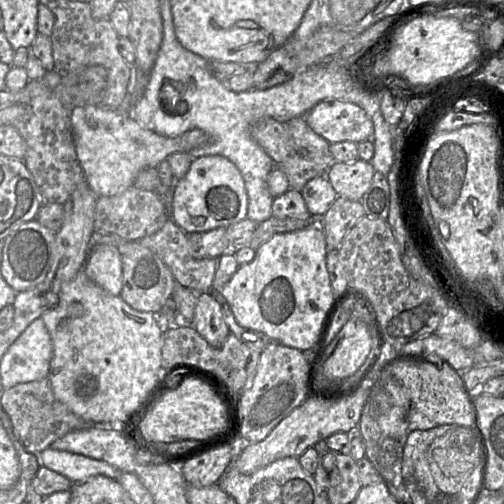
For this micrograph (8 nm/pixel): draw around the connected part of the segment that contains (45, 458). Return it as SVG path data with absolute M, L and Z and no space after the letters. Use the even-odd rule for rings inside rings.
M51 447L40 453L41 466L67 477L73 484L83 483L98 475L117 480L123 473L107 462Z

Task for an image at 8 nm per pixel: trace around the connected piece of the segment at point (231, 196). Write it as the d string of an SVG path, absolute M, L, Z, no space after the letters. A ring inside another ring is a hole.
M203 156L194 159L187 175L174 183L171 220L186 234L203 233L218 227L228 227L247 216L248 196L244 179L229 159Z

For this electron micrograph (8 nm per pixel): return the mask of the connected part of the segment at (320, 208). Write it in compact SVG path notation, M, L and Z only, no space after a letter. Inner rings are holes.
M325 176L309 180L301 190L308 212L314 219L320 219L338 197Z

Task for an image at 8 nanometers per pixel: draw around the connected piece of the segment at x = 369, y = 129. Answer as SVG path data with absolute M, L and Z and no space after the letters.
M321 101L304 116L308 126L330 144L351 141L356 144L373 136L373 122L358 105L340 101Z

